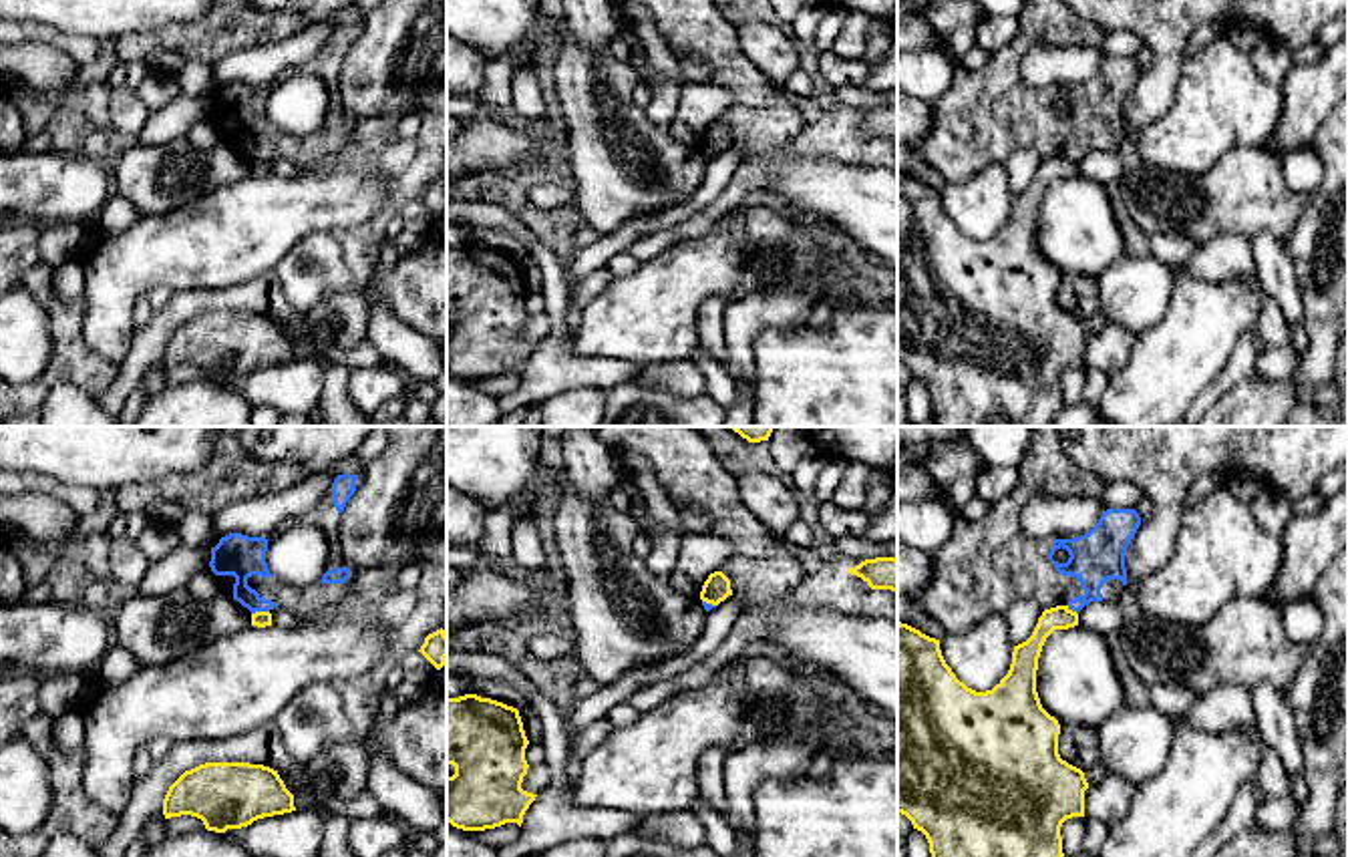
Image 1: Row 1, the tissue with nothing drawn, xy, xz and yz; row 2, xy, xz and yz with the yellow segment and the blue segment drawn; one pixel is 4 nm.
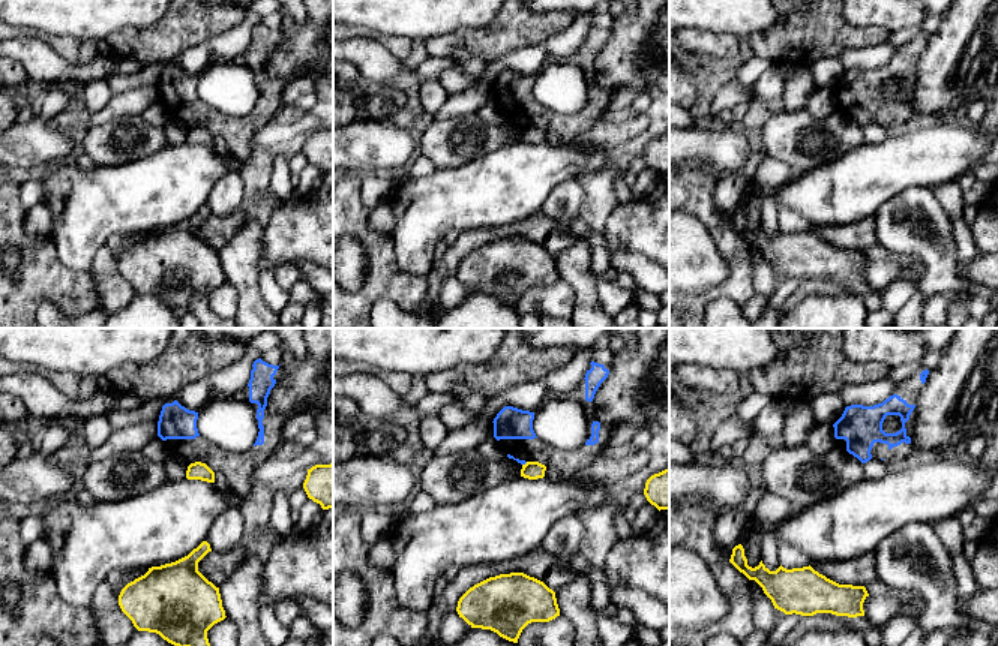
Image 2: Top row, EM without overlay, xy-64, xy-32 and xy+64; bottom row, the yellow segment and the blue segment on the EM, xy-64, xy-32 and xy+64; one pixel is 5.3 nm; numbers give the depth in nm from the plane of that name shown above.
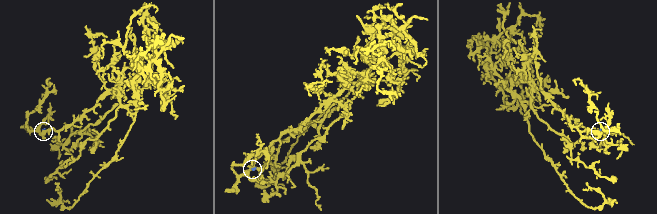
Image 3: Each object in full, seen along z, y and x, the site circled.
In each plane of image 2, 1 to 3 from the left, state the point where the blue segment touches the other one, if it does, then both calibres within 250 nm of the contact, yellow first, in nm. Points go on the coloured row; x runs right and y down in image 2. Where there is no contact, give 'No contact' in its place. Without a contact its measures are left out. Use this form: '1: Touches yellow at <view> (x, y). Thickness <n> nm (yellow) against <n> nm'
1: No contact
2: Touches yellow at xy-32 (526, 463). Thickness 100 nm (yellow) against 30 nm
3: No contact

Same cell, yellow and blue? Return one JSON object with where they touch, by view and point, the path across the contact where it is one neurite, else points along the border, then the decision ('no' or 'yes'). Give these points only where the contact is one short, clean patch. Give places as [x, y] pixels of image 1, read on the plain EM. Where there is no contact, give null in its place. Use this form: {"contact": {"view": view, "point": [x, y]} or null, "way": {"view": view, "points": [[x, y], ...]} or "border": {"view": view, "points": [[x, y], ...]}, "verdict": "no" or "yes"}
{"contact": {"view": "xy", "point": [260, 161]}, "border": {"view": "xy", "points": [[268, 159], [252, 163]]}, "verdict": "no"}

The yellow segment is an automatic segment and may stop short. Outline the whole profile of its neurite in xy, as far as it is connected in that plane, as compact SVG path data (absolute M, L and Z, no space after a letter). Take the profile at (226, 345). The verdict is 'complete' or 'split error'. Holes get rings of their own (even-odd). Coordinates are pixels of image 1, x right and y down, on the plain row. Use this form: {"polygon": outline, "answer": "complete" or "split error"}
{"polygon": "M205 312L185 320L163 348L165 368L191 364L225 382L258 368L296 360L278 320L249 312Z", "answer": "complete"}

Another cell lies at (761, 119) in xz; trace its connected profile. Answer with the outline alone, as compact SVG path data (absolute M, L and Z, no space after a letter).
M632 0L652 16L656 30L678 60L706 60L710 82L732 93L734 103L722 113L744 161L765 161L803 133L807 121L791 105L789 93L777 87L744 54L738 30L712 0Z

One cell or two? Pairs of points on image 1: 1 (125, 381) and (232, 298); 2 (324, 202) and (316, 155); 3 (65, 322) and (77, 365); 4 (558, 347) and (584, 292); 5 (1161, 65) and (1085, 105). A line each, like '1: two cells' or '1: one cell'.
1: one cell
2: two cells
3: one cell
4: two cells
5: two cells

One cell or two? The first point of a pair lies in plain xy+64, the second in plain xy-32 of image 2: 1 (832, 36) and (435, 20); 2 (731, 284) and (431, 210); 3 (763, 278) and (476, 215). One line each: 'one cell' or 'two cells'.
1: two cells
2: two cells
3: one cell

